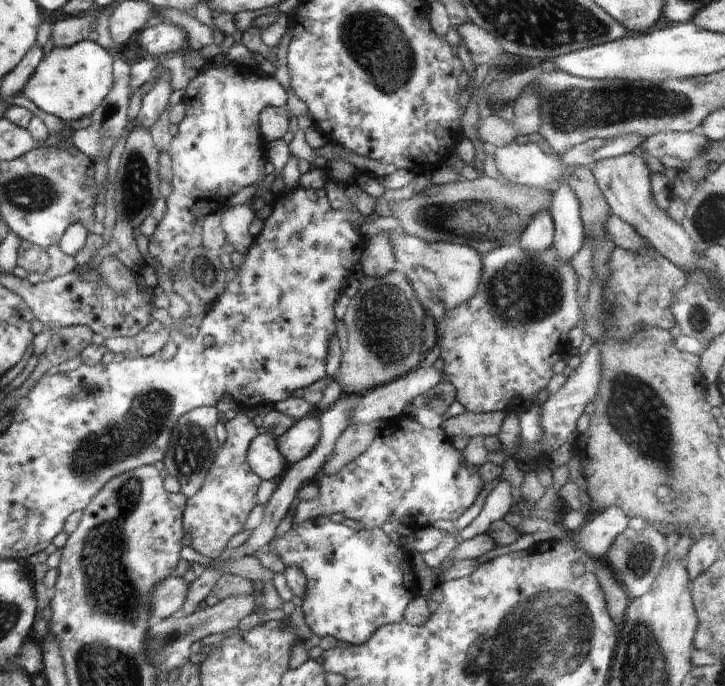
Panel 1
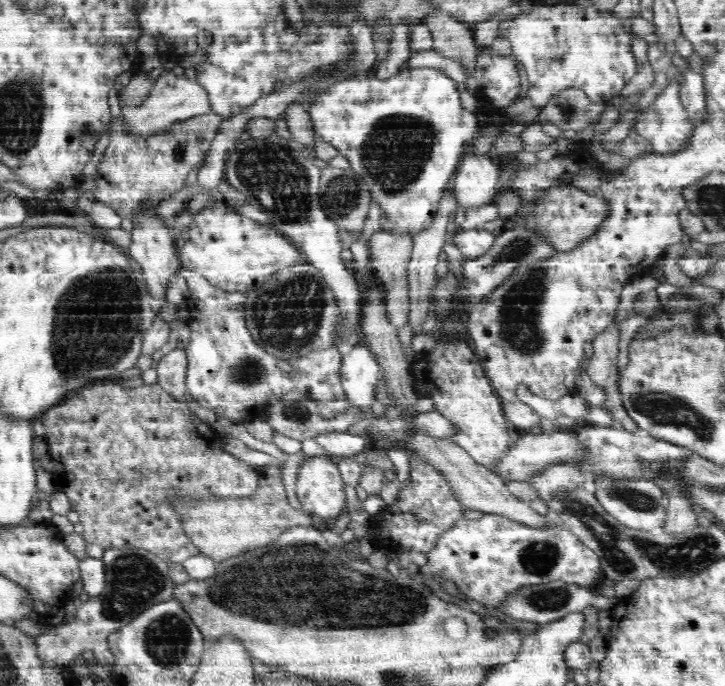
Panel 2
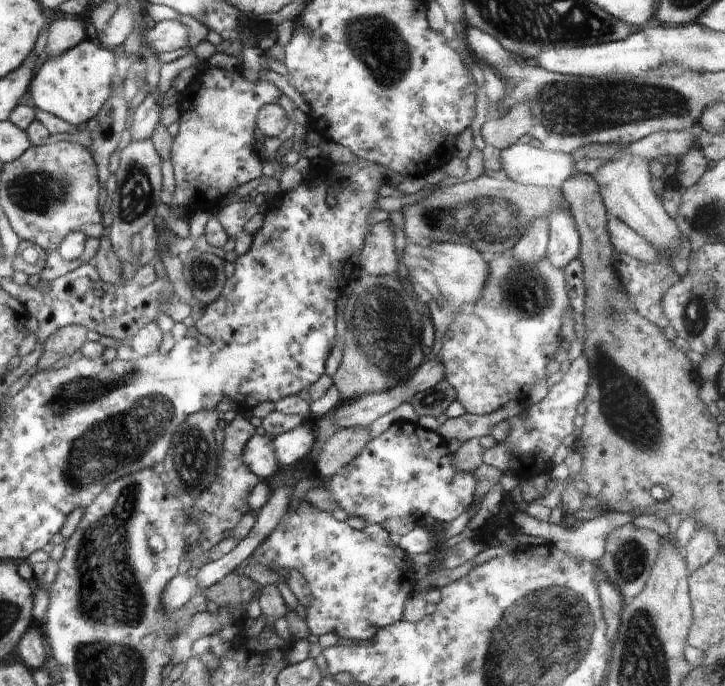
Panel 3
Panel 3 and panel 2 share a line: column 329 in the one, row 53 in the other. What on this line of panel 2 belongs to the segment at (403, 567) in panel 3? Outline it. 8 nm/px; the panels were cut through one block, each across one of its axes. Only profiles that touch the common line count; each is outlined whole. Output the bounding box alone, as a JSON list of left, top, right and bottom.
[497,3,638,110]

